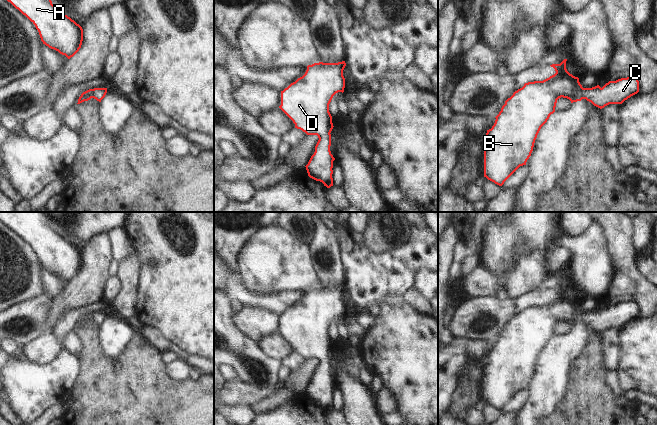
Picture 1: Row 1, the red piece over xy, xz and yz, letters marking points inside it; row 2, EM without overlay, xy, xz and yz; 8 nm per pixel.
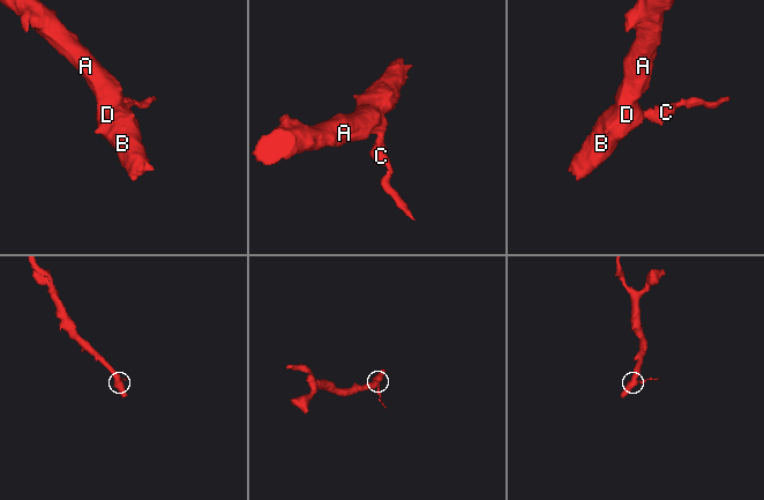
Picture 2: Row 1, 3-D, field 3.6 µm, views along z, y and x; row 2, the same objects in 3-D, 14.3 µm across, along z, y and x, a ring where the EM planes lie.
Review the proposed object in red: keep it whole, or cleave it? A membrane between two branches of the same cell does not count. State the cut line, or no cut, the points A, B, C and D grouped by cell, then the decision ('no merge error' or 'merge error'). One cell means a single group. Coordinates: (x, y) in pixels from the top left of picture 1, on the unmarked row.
cut none; groups A B C D; no merge error

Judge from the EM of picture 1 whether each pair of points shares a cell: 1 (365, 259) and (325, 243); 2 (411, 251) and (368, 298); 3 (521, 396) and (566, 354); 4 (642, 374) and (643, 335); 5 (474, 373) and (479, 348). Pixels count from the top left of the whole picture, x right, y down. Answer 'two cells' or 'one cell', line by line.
1: two cells
2: one cell
3: two cells
4: one cell
5: two cells

